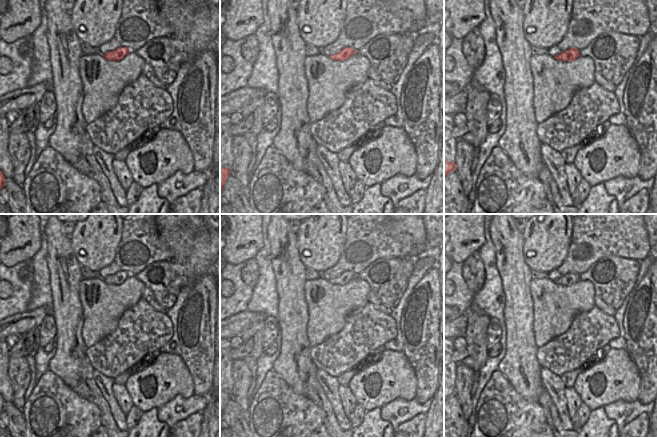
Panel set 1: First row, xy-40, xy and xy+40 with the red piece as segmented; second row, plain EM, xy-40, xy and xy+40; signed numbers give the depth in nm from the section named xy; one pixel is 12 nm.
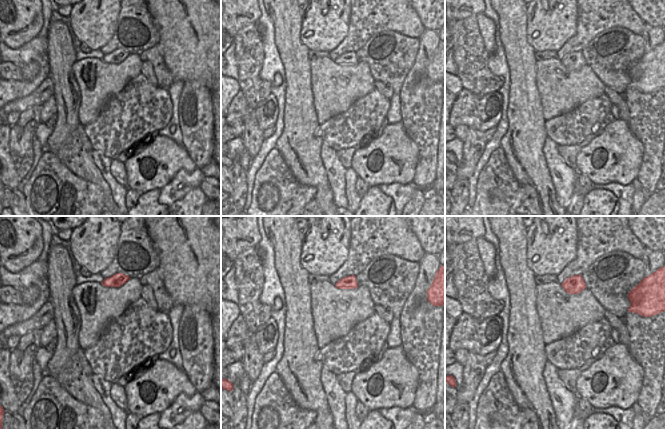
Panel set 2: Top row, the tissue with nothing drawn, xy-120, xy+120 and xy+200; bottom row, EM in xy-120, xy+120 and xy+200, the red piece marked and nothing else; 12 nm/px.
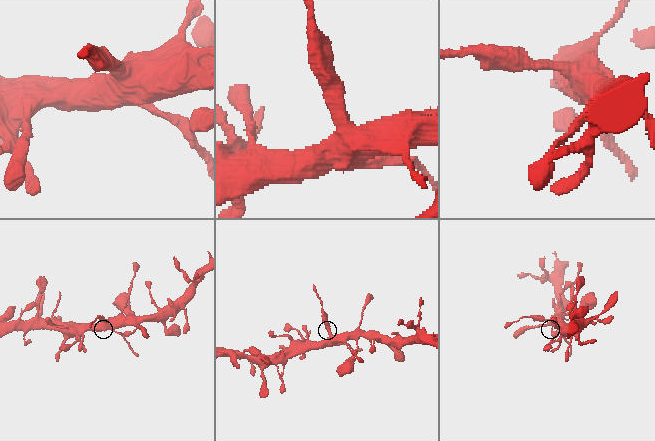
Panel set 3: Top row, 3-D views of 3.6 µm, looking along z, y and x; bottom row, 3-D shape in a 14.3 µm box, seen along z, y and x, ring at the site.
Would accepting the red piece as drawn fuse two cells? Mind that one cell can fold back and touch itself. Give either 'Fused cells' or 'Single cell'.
Fused cells

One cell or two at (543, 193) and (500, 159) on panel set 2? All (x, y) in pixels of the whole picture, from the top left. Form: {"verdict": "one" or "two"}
{"verdict": "two"}

